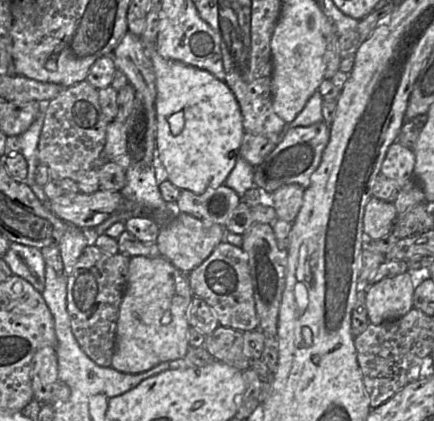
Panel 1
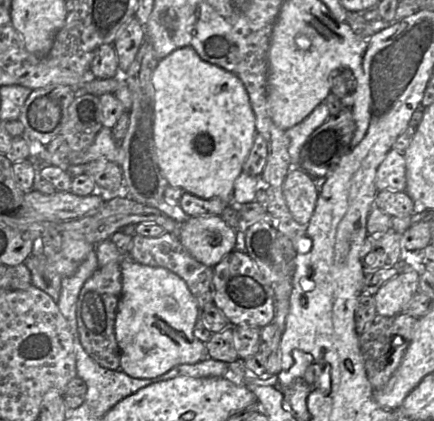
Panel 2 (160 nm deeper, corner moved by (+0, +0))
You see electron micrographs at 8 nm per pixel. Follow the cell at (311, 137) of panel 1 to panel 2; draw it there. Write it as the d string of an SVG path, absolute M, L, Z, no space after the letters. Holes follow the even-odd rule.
M349 106L318 127L301 149L299 166L313 178L325 178L347 151L355 131Z

